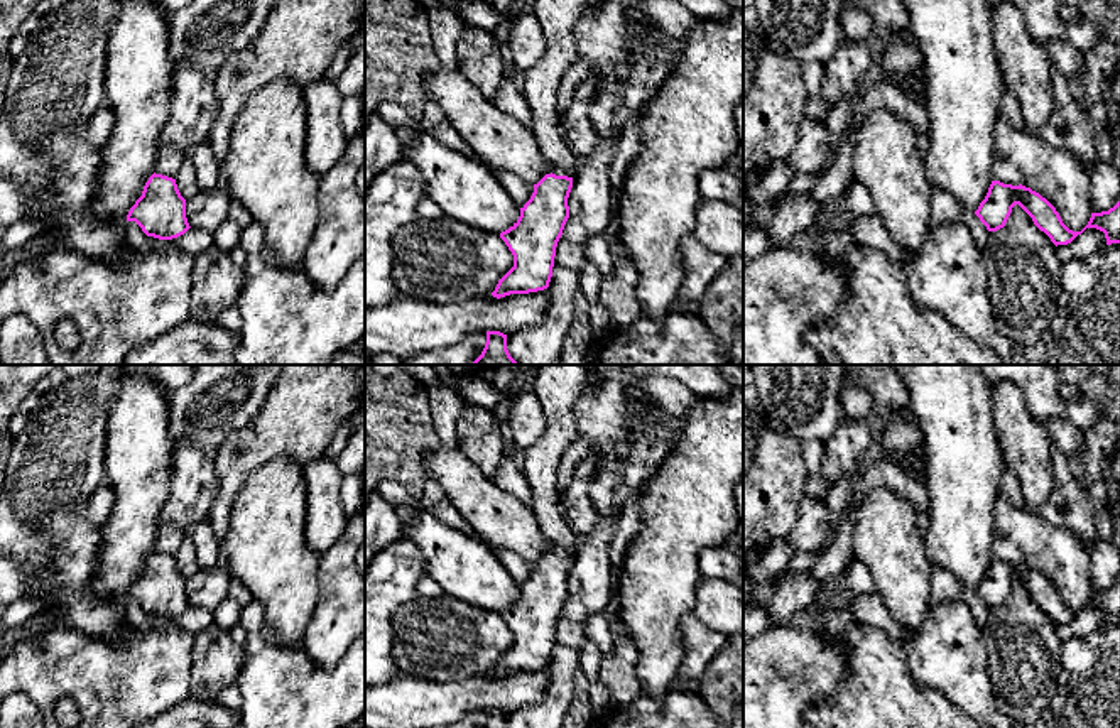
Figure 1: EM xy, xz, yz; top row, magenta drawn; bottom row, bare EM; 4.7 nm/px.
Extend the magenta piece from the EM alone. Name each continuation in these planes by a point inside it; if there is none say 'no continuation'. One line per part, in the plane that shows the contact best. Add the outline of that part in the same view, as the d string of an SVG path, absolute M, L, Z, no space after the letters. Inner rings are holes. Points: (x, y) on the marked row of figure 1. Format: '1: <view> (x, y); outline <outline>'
1: xz (539, 85); outline M534 2L534 15L544 32L546 52L536 66L519 74L519 86L532 113L532 130L539 149L549 160L552 174L568 177L578 174L581 160L563 135L556 103L561 78L578 59L574 25L586 2Z

